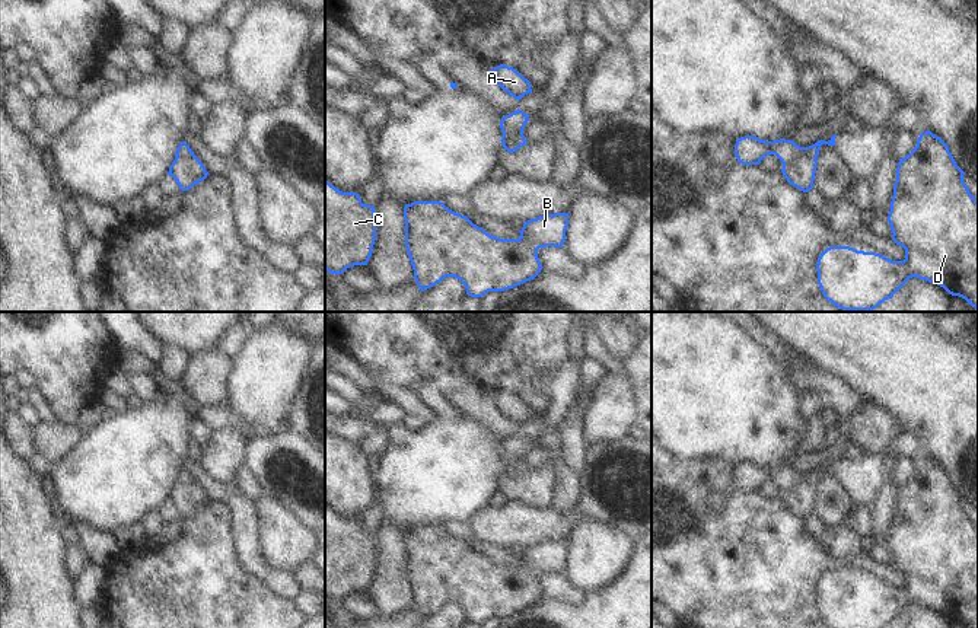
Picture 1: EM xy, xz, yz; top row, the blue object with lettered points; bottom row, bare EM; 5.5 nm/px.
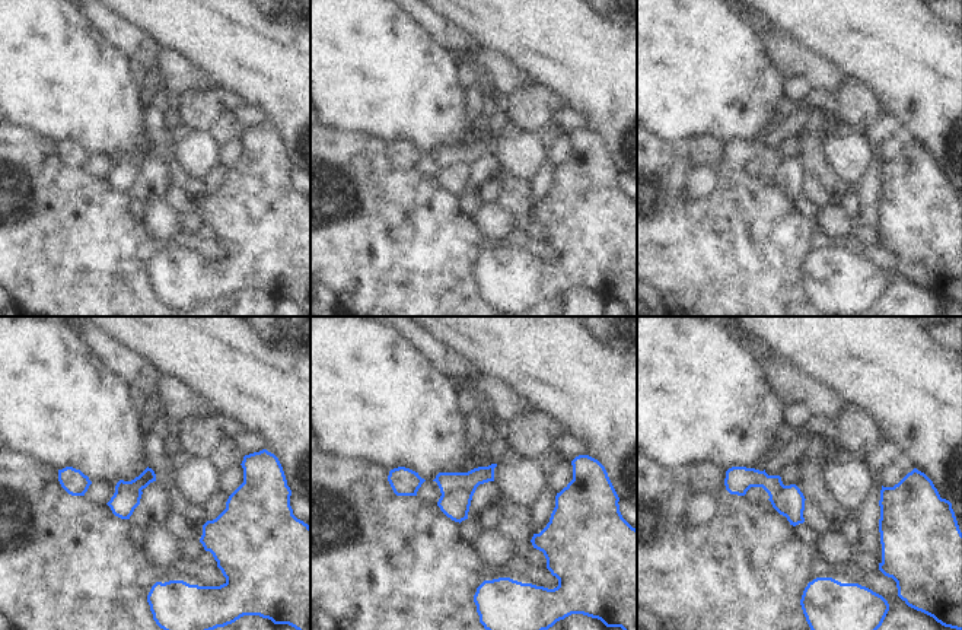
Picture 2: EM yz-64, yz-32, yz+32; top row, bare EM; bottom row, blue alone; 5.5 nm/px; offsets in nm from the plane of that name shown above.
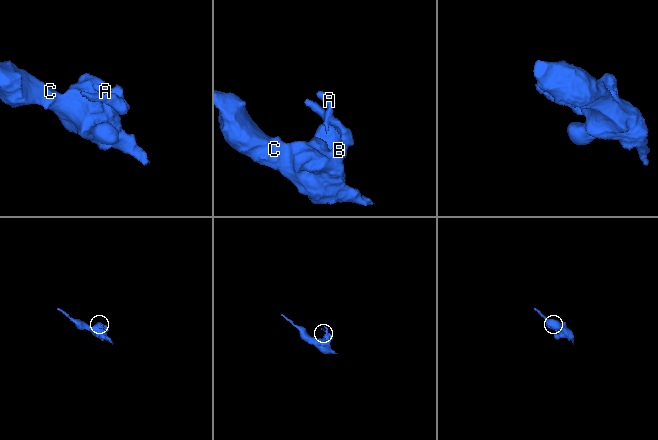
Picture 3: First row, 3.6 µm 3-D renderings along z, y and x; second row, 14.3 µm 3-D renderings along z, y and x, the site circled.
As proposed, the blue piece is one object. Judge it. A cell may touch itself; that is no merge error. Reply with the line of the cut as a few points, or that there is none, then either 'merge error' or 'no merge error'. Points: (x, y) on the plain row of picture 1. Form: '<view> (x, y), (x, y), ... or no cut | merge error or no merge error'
yz (815, 484), (797, 483), (783, 491) | merge error

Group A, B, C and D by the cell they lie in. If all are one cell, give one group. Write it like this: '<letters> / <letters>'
A / B C D

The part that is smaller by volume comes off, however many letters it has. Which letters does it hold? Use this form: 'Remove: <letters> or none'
Remove: A

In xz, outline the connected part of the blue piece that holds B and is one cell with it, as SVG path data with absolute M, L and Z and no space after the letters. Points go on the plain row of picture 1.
M440 527L404 533L405 574L421 618L446 603L458 605L471 624L504 618L533 606L542 596L538 576L563 574L568 539L525 548L519 565L500 565Z

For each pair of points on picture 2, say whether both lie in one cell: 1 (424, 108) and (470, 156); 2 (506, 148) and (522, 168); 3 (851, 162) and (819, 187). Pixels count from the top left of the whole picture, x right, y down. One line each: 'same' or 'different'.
1: different
2: same
3: different

